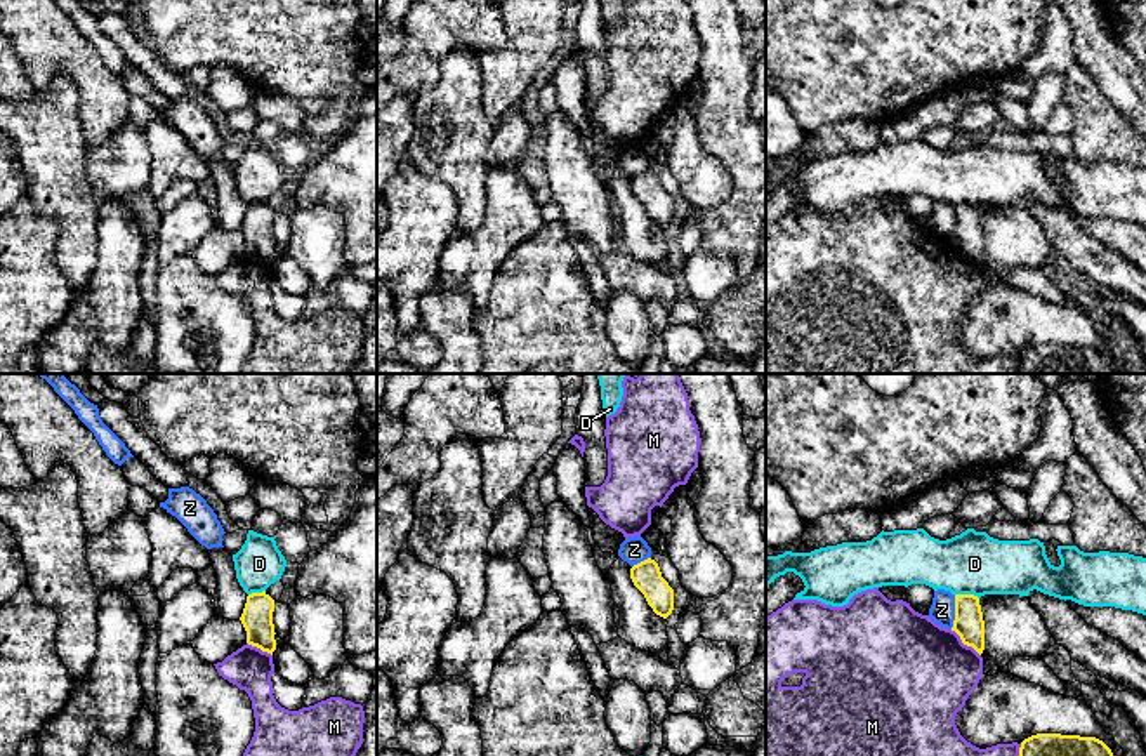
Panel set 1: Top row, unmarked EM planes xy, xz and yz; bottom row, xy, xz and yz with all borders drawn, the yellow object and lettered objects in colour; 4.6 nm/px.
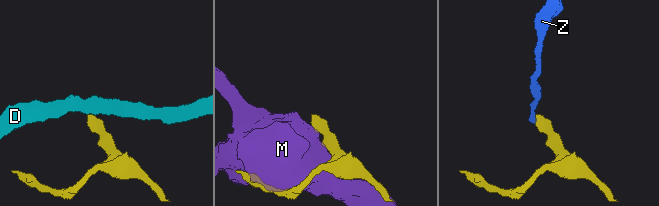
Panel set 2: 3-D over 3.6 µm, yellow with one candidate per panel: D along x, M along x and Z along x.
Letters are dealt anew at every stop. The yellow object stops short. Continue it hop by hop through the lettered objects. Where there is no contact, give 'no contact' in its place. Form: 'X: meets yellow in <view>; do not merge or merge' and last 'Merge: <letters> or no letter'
D: meets yellow in yz; do not merge
M: meets yellow in yz; do not merge
Z: meets yellow in yz; do not merge
Merge: no letter

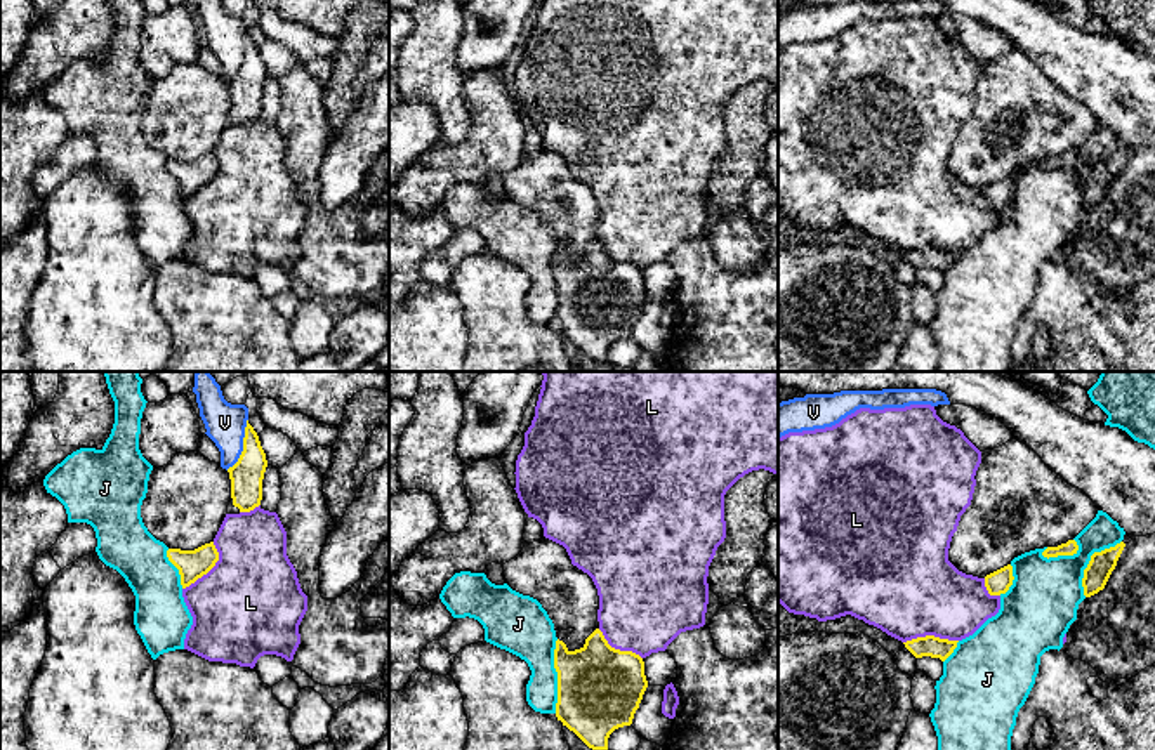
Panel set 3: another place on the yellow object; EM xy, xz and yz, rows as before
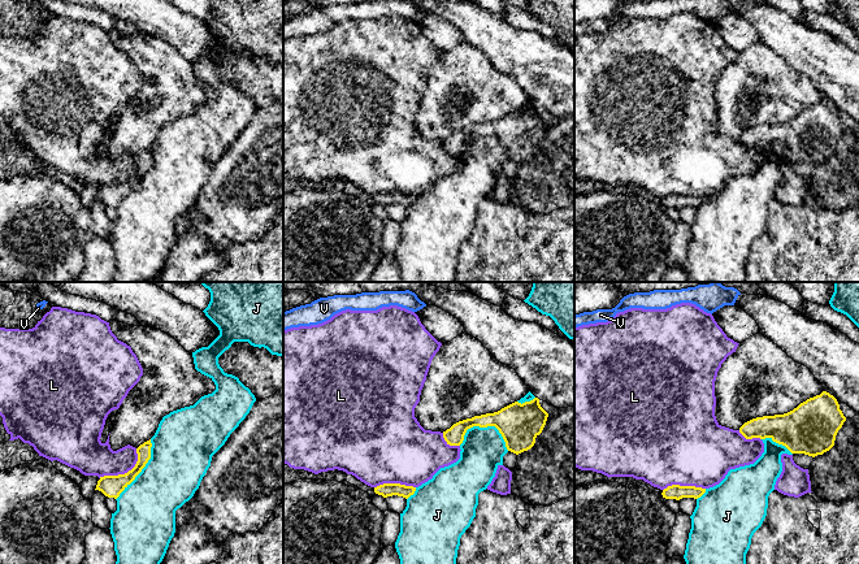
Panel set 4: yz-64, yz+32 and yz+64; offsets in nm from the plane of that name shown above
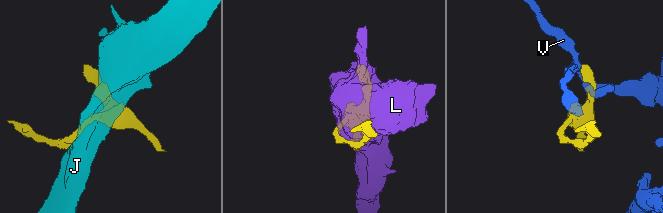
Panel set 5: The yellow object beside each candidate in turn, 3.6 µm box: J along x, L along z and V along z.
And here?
J: meets yellow in xz; do not merge
L: meets yellow in xy; do not merge
V: meets yellow in xy; do not merge
Merge: no letter

